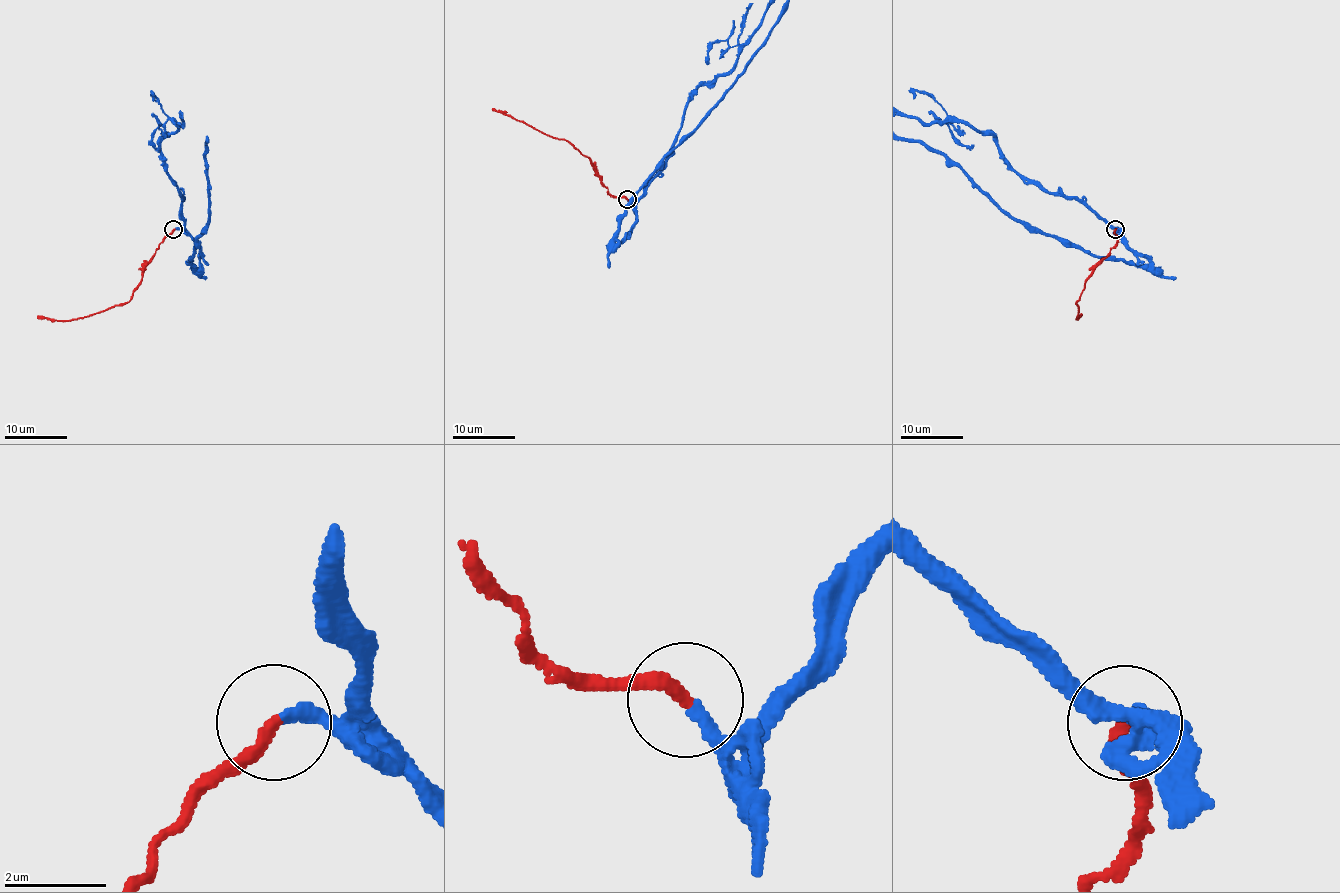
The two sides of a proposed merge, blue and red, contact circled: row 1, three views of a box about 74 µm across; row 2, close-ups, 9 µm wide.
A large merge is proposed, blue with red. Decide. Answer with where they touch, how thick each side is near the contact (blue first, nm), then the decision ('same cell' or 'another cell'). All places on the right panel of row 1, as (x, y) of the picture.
(1115, 229) | 240/240 nm | same cell

